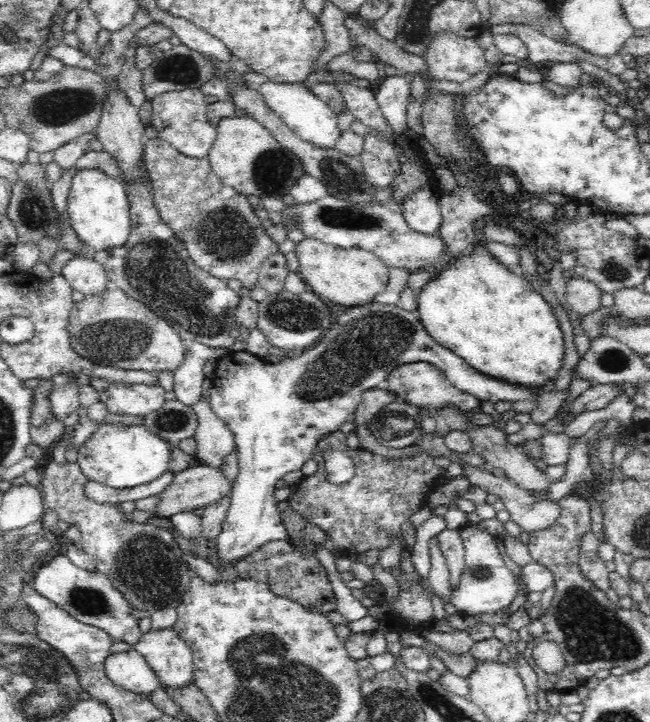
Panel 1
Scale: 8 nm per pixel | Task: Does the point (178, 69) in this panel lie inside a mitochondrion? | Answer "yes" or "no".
yes

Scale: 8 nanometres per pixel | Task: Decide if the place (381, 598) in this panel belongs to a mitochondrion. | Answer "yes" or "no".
no

